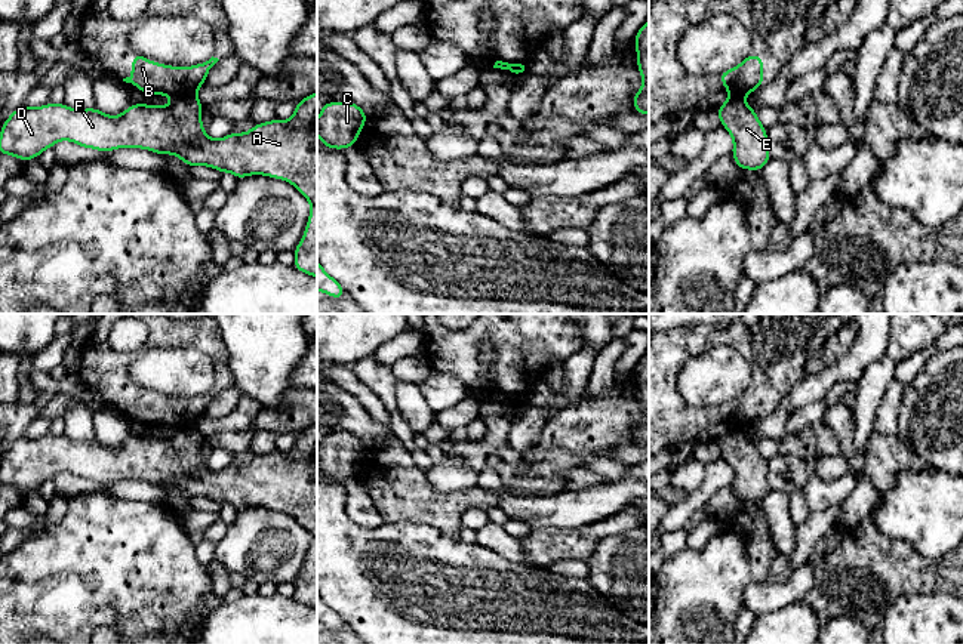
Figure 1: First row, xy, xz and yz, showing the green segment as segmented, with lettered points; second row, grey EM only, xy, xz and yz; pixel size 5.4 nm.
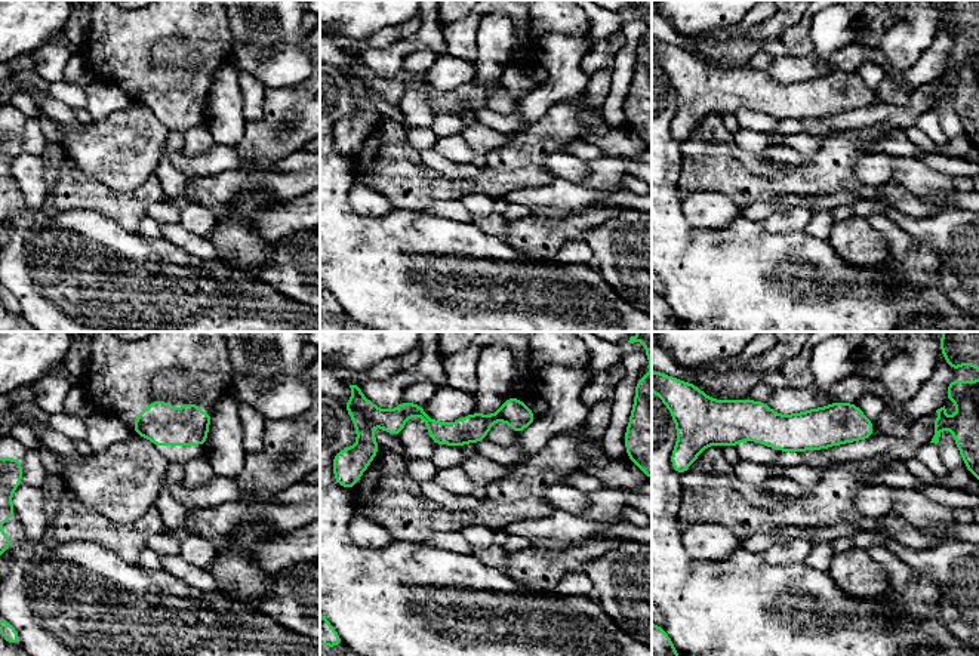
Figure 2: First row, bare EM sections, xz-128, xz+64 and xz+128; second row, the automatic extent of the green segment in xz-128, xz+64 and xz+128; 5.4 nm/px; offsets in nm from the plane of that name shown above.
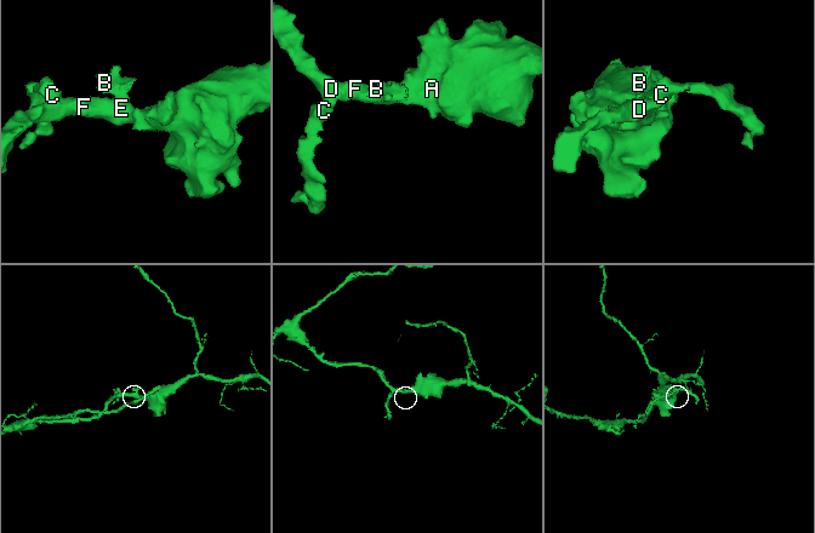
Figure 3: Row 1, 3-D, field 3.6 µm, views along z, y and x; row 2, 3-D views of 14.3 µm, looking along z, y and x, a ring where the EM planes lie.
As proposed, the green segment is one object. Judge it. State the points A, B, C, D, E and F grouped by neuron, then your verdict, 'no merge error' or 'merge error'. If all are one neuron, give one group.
A C D E F / B | merge error

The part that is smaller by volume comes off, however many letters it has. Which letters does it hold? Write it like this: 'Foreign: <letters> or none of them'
Foreign: B

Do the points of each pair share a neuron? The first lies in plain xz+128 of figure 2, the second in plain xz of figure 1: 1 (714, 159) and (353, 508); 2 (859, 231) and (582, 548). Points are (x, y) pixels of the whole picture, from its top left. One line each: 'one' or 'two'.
1: two
2: one

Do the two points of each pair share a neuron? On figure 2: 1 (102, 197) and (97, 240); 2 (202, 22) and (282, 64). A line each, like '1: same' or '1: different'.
1: different
2: different

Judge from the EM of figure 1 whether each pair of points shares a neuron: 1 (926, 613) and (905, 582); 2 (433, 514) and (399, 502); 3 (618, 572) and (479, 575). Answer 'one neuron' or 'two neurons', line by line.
1: two neurons
2: one neuron
3: two neurons

